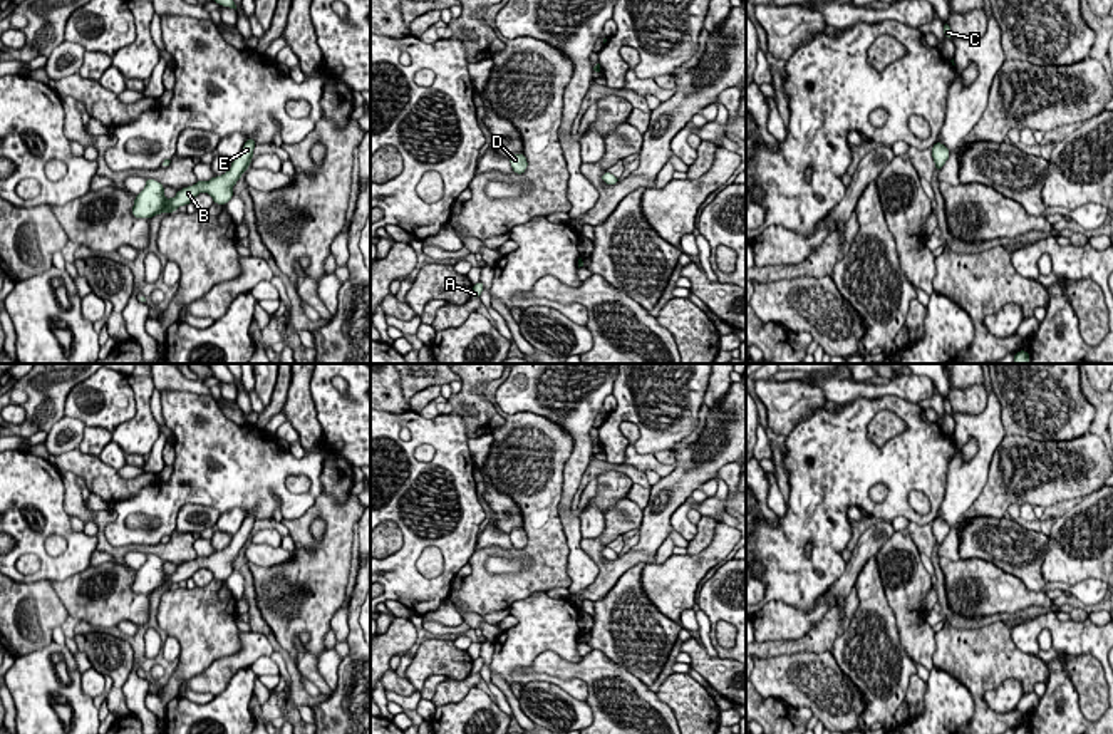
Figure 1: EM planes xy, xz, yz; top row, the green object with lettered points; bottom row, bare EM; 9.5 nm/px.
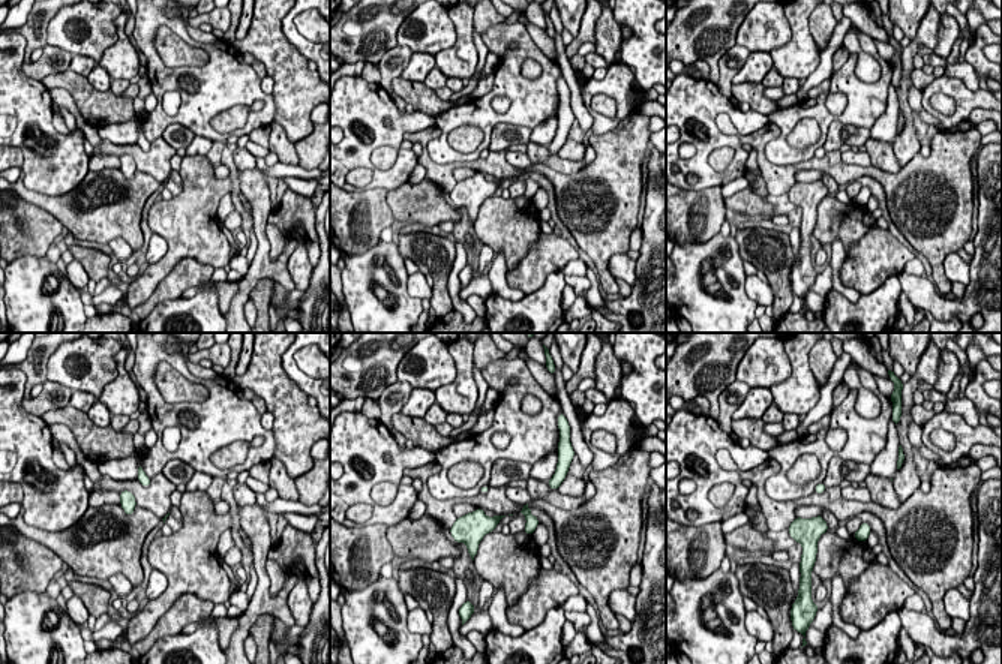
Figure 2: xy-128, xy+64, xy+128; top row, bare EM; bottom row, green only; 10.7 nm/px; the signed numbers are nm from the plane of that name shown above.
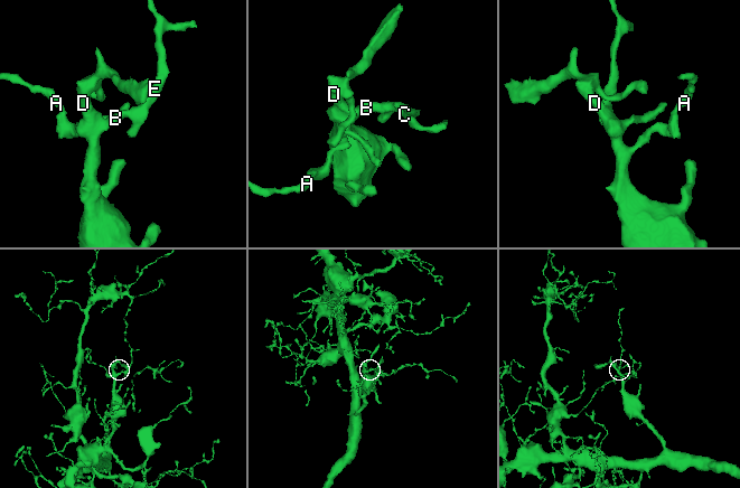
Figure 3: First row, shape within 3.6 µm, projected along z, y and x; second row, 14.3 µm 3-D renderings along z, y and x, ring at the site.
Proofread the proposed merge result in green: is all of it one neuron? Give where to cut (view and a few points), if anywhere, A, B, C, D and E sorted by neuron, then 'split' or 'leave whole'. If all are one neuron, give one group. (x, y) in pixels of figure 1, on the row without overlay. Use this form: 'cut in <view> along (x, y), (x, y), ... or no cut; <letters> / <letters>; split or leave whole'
no cut; A B C D E; leave whole

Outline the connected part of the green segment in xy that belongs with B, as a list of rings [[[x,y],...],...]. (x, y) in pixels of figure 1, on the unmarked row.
[[[255,513],[246,514],[243,525],[231,536],[231,543],[225,550],[215,551],[210,556],[196,556],[193,561],[179,565],[171,575],[164,573],[164,561],[159,556],[148,553],[146,563],[136,570],[131,587],[132,592],[151,595],[161,588],[174,588],[179,582],[193,578],[199,568],[208,568],[215,580],[228,580],[233,573],[233,561],[245,550],[253,535],[255,521]]]

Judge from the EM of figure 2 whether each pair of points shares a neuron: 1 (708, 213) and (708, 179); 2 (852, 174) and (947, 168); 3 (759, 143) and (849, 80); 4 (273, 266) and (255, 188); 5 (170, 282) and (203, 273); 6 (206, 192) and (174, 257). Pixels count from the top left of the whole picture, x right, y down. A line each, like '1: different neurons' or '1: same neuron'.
1: different neurons
2: same neuron
3: different neurons
4: same neuron
5: same neuron
6: same neuron

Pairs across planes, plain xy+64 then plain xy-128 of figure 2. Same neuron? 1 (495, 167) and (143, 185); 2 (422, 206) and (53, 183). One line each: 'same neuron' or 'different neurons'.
1: different neurons
2: different neurons

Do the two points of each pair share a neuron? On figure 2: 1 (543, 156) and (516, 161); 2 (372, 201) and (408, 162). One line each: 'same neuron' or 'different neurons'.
1: different neurons
2: different neurons

